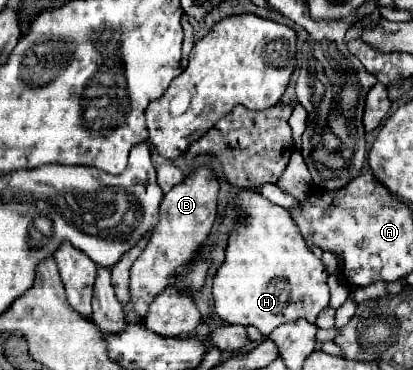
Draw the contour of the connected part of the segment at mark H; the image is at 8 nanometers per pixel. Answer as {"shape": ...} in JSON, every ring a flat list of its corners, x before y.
{"shape":[[242,191,238,207,246,211,246,223,230,235,226,261,214,279,214,311,230,325,252,325,268,337,278,325,296,319,316,321,318,313,328,307,328,271,322,261,308,249,298,227,284,207,270,203,254,191]]}

